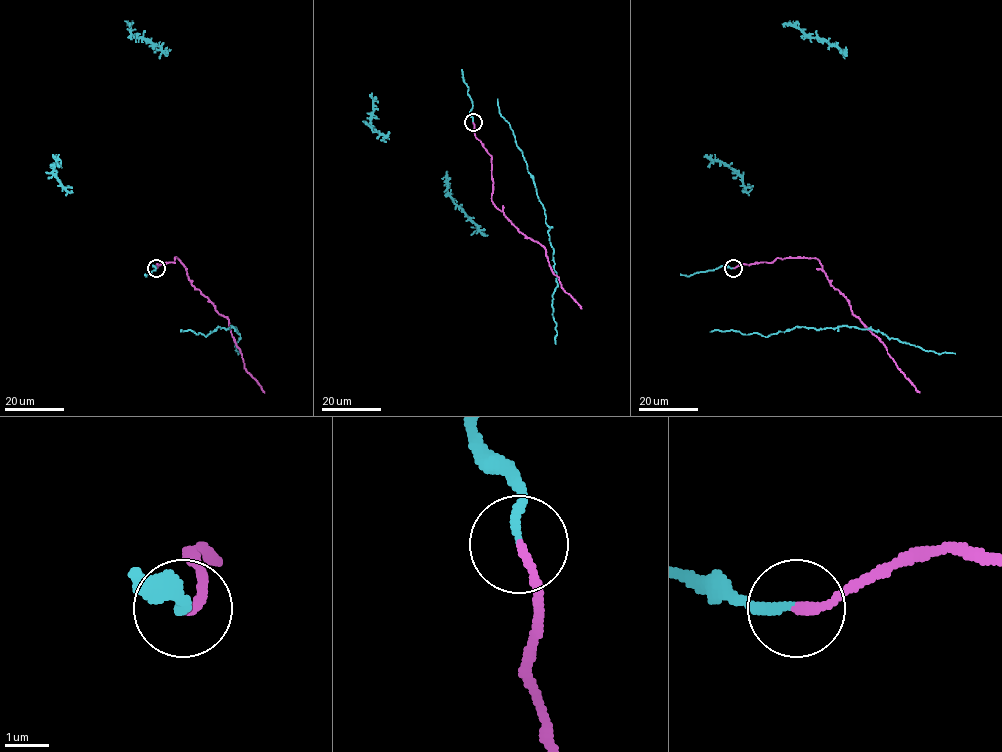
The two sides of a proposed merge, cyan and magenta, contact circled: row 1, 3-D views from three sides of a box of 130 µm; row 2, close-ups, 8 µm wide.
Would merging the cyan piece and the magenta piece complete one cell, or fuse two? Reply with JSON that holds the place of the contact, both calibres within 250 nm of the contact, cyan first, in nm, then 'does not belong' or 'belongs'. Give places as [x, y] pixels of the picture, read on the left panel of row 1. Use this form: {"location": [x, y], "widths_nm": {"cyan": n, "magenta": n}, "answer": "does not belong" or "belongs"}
{"location": [156, 268], "widths_nm": {"cyan": 200, "magenta": 180}, "answer": "belongs"}

